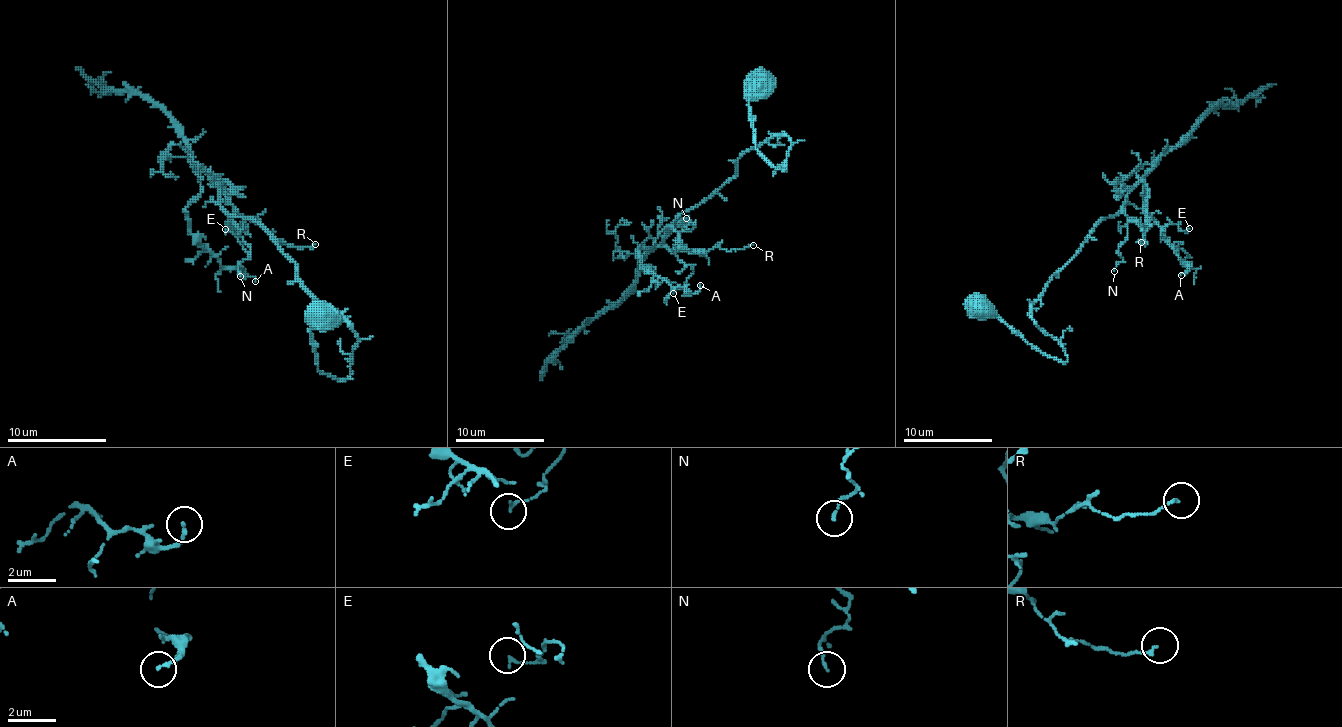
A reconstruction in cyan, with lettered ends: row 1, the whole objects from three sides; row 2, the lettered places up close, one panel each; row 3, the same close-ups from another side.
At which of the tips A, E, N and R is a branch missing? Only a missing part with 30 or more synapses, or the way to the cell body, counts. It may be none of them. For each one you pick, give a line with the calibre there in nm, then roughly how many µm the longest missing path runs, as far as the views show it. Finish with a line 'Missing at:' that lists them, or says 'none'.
Missing at: none

